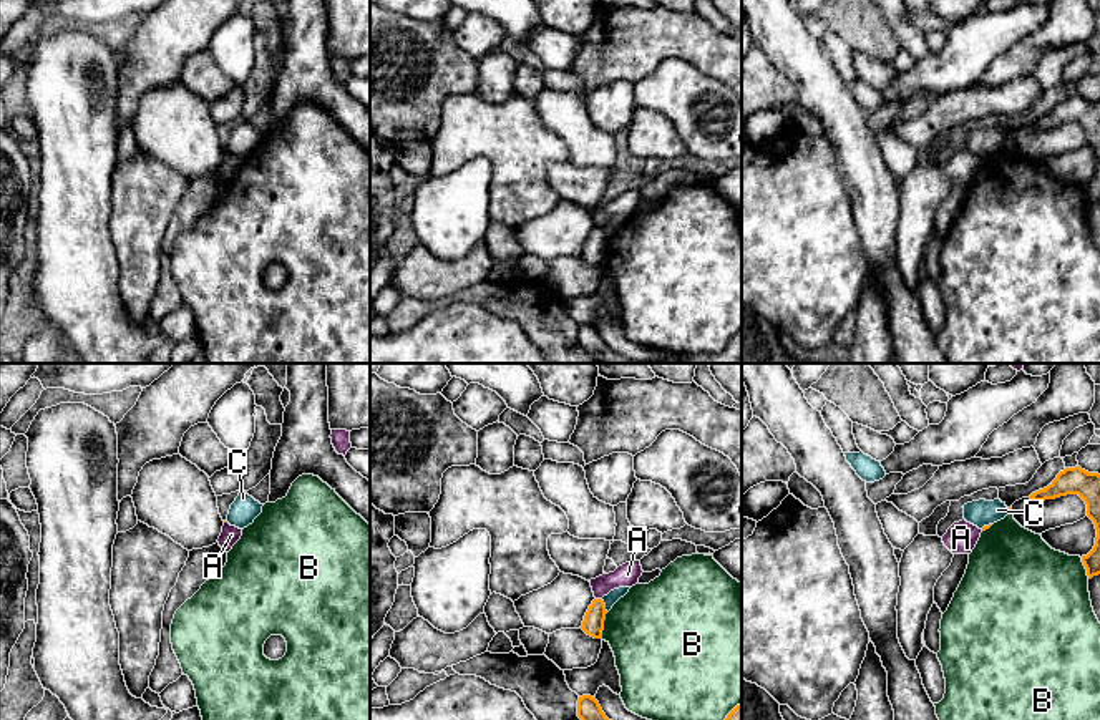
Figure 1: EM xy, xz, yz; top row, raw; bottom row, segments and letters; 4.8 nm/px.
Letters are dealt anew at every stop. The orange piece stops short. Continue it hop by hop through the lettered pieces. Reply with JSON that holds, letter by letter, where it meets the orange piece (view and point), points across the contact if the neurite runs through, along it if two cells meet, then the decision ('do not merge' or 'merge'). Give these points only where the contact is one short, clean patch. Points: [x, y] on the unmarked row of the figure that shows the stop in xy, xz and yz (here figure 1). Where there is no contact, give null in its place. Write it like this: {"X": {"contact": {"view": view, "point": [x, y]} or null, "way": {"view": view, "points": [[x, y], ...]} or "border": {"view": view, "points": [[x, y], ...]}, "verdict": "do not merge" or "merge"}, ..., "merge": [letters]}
{"A": {"contact": {"view": "xz", "point": [599, 228]}, "verdict": "do not merge"}, "B": {"contact": {"view": "xz", "point": [603, 254]}, "verdict": "do not merge"}, "C": {"contact": {"view": "xz", "point": [604, 234]}, "border": {"view": "xz", "points": [[601, 228], [608, 239]]}, "verdict": "do not merge"}, "merge": []}

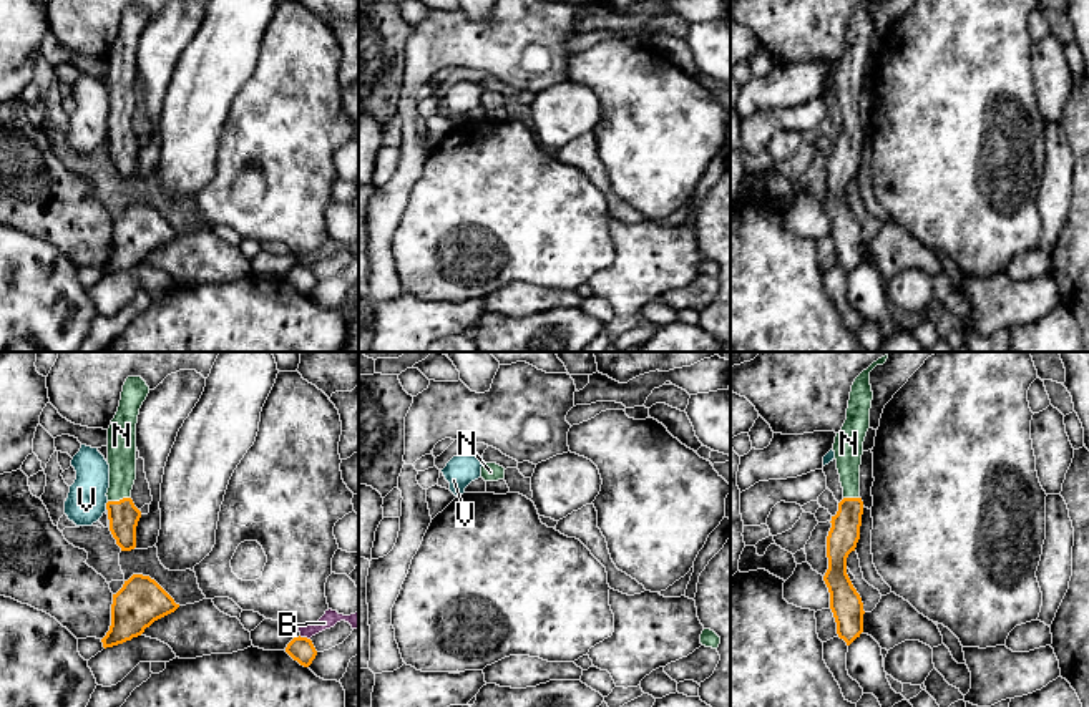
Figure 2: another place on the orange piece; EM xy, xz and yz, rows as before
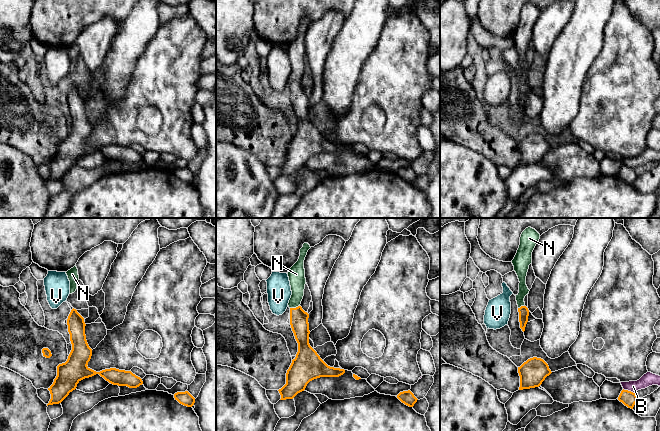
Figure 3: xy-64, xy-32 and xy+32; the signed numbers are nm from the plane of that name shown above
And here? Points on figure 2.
{"B": {"contact": {"view": "xy", "point": [304, 266]}, "border": {"view": "xy", "points": [[299, 264], [309, 268]]}, "verdict": "do not merge"}, "N": {"contact": {"view": "xy", "point": [120, 128]}, "way": {"view": "xy", "points": [[123, 143], [120, 128], [122, 77]]}, "verdict": "merge"}, "V": {"contact": {"view": "xy", "point": [107, 133]}, "border": {"view": "xy", "points": [[108, 130], [105, 136]]}, "verdict": "do not merge"}, "merge": ["N"]}

